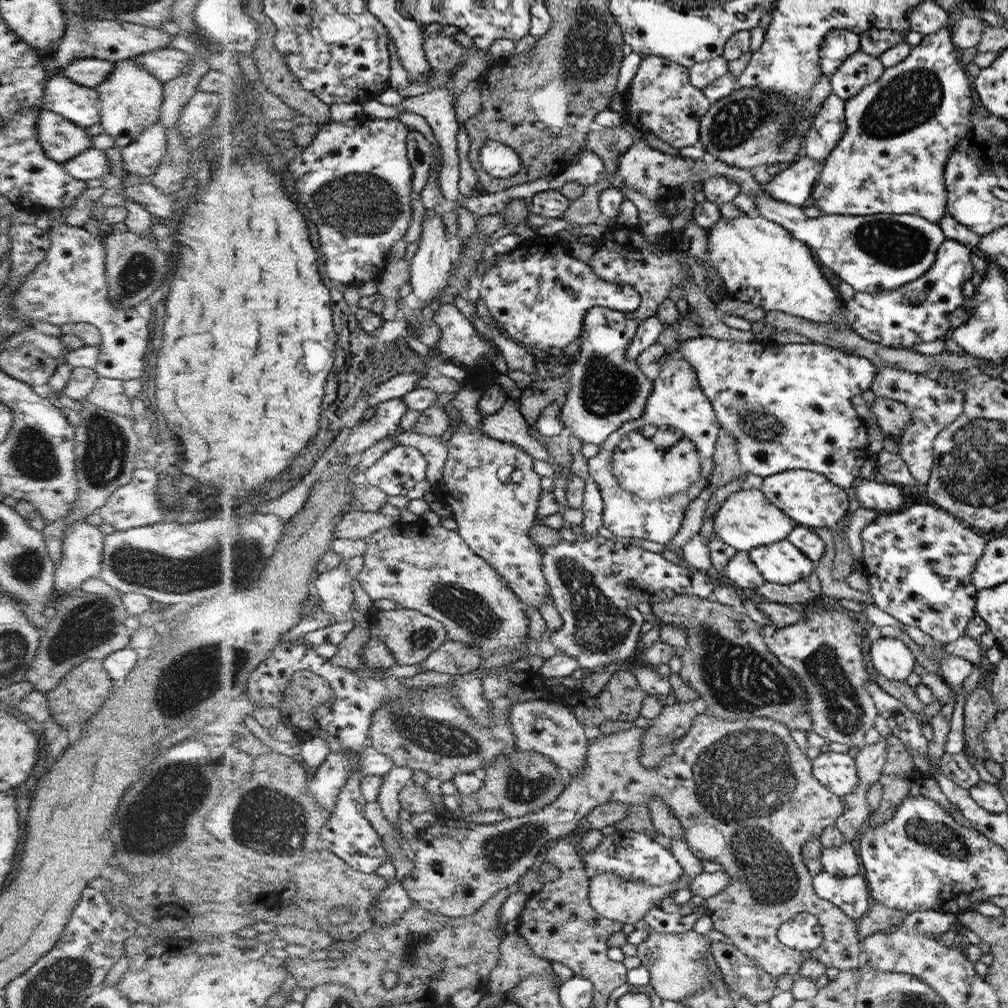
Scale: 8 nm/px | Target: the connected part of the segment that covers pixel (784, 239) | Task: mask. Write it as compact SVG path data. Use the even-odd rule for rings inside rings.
M754 214L736 219L720 216L713 227L706 228L707 259L725 282L730 298L752 303L766 310L781 311L820 325L846 323L846 308L822 276L810 248L781 224Z

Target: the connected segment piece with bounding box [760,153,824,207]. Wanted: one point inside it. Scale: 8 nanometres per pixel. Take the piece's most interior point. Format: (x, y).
(793, 185)

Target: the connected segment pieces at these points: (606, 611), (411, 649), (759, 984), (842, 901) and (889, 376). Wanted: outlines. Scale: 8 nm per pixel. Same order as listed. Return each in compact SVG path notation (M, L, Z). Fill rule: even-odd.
M591 476L585 481L583 497L585 518L582 527L586 537L580 537L574 542L558 540L556 544L541 550L541 561L548 581L549 594L563 620L563 625L558 630L548 629L550 640L558 654L577 659L580 669L593 673L595 668L605 668L612 663L624 668L624 663L632 657L632 652L638 644L640 626L644 622L642 614L638 612L640 602L662 602L674 598L677 594L710 598L714 585L710 583L706 571L671 562L671 559L666 559L662 553L646 551L638 545L629 543L626 538L614 540L602 537L598 533L598 528L603 525L600 515L603 500L598 483Z
M414 609L380 610L374 622L376 623L370 628L371 636L382 639L388 644L401 666L423 665L424 661L429 659L434 652L442 649L450 639L448 629L441 620Z
M711 942L711 952L728 988L752 1004L769 1002L777 993L775 978L730 942Z
M823 870L814 876L814 888L818 896L837 905L857 922L867 913L872 900L863 873L839 877Z
M877 367L877 374L874 375L872 392L880 398L891 398L906 405L911 412L912 418L909 420L909 427L903 430L898 437L899 440L908 444L908 461L905 461L911 475L916 478L916 482L926 484L929 482L933 470L933 443L942 430L951 425L966 409L966 394L943 386L928 374L903 371L902 369L890 367Z

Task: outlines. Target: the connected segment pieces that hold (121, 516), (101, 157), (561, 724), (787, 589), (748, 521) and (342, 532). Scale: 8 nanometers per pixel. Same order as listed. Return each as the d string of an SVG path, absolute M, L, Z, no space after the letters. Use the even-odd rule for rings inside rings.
M135 469L128 484L115 490L106 501L106 504L97 512L103 518L104 523L111 524L115 530L128 530L137 526L153 525L164 520L167 512L162 510L160 500L156 496L159 474L155 469Z
M94 146L81 152L73 159L67 160L63 165L66 173L84 182L92 179L103 179L111 168L106 152L98 150Z
M545 700L518 702L509 708L515 744L520 749L535 749L549 757L558 767L566 768L572 776L585 767L589 742L577 717L567 708Z
M813 573L794 584L774 584L765 581L756 589L758 599L778 604L799 604L822 599L820 579Z
M745 487L741 491L733 492L716 511L714 534L738 551L748 552L758 546L784 540L797 526L797 522L772 504L760 488Z
M350 510L344 513L335 524L336 539L368 540L379 530L396 524L391 517L378 512Z

